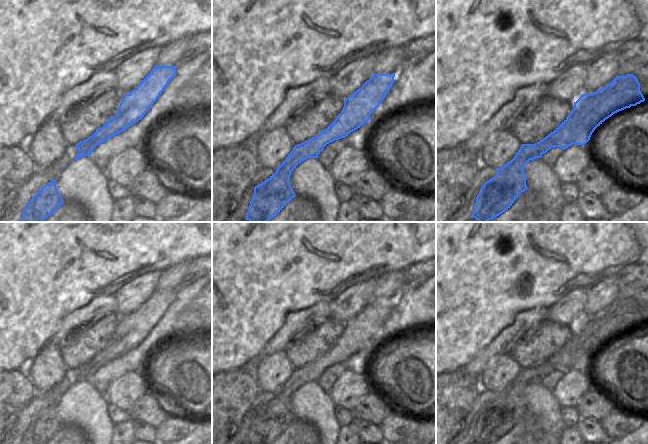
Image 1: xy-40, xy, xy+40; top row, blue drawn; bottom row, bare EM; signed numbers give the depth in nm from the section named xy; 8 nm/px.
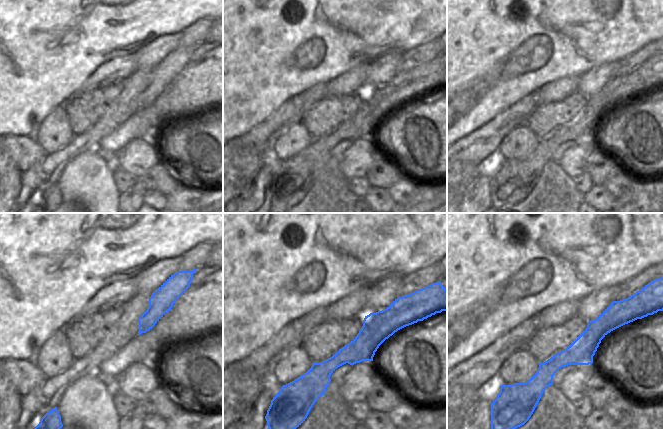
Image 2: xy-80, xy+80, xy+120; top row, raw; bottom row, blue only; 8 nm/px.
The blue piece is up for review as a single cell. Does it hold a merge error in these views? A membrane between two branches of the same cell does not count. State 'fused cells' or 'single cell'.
fused cells

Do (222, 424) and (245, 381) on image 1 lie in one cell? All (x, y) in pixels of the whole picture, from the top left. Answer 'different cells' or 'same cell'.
same cell

